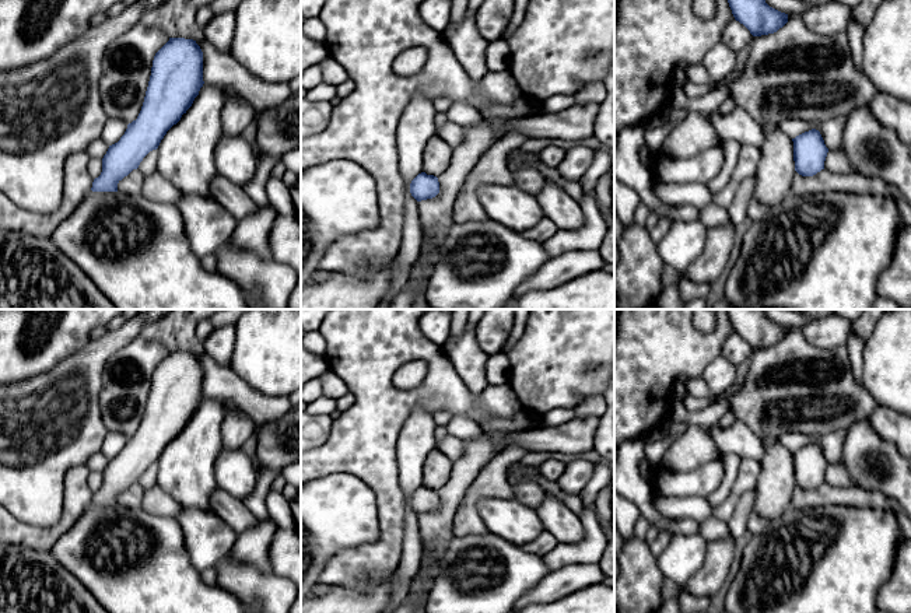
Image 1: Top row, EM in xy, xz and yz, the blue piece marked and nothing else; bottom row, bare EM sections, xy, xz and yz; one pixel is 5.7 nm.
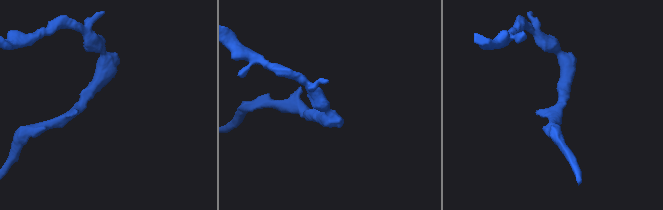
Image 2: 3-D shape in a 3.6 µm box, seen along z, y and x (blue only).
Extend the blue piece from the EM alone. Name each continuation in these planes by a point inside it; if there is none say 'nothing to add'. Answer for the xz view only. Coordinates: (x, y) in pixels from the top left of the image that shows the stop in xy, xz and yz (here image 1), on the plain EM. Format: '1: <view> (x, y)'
nothing to add

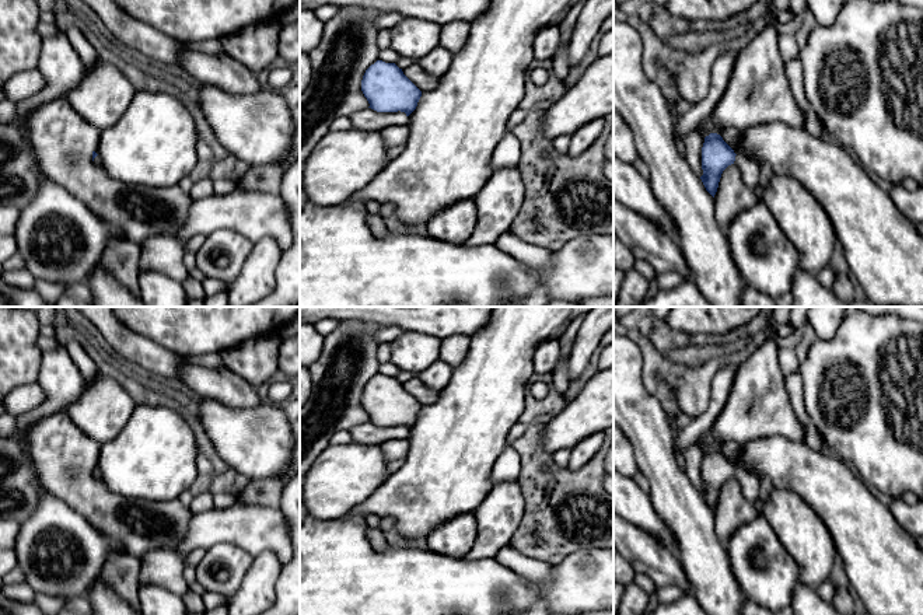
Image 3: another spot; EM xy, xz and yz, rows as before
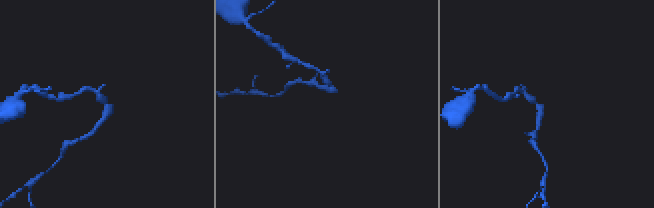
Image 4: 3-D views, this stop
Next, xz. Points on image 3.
nothing to add

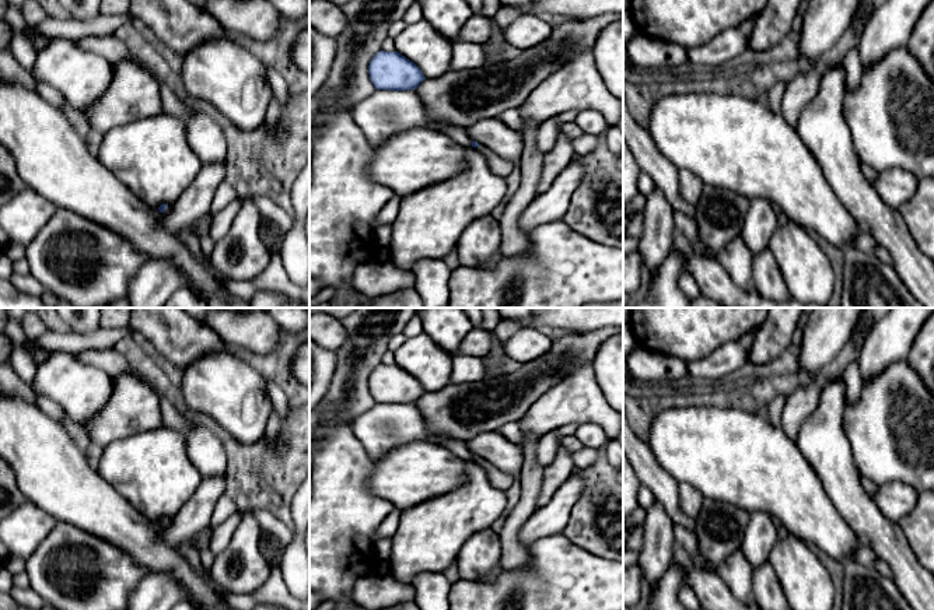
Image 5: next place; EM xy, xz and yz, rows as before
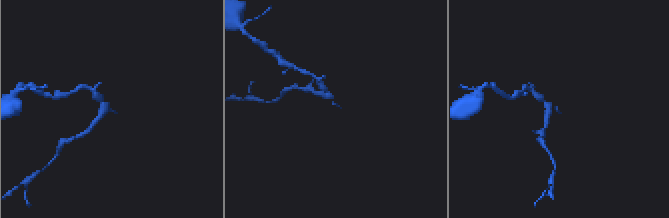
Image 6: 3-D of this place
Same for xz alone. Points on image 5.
1: xz (499, 479)

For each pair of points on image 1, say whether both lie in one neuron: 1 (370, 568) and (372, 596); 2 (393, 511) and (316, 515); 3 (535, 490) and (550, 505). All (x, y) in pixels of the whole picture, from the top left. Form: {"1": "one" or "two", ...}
{"1": "two", "2": "two", "3": "two"}

